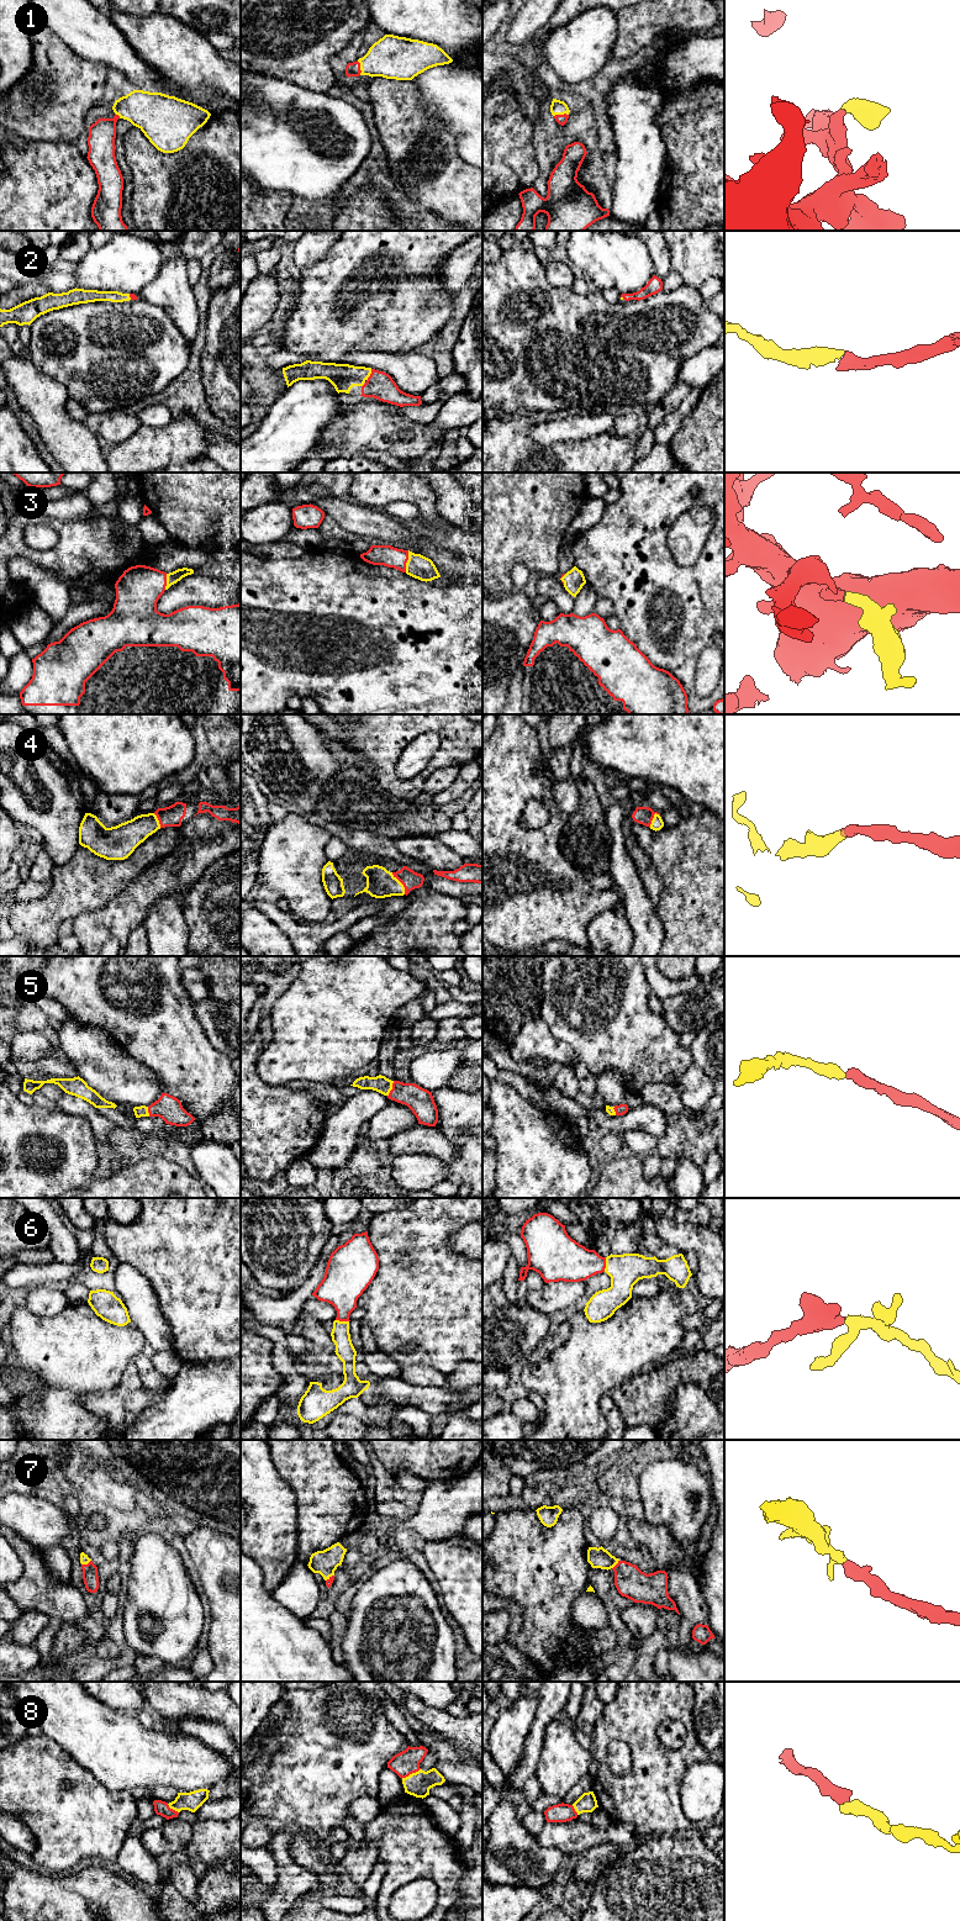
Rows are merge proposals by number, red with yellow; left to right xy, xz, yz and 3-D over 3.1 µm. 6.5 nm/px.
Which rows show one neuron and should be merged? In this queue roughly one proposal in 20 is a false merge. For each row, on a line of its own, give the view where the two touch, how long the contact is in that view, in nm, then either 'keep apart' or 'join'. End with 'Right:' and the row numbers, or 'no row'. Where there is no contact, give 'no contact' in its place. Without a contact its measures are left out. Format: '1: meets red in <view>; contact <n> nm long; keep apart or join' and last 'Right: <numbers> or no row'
1: meets red in xz; contact 100 nm long; join
2: meets red in xz; contact 90 nm long; join
3: meets red in xz; contact 150 nm long; join
4: meets red in xz; contact 170 nm long; join
5: meets red in xz; contact 110 nm long; join
6: meets red in yz; contact 100 nm long; join
7: meets red in xy; contact 70 nm long; join
8: meets red in xz; contact 140 nm long; join
Right: 1, 2, 3, 4, 5, 6, 7, 8

